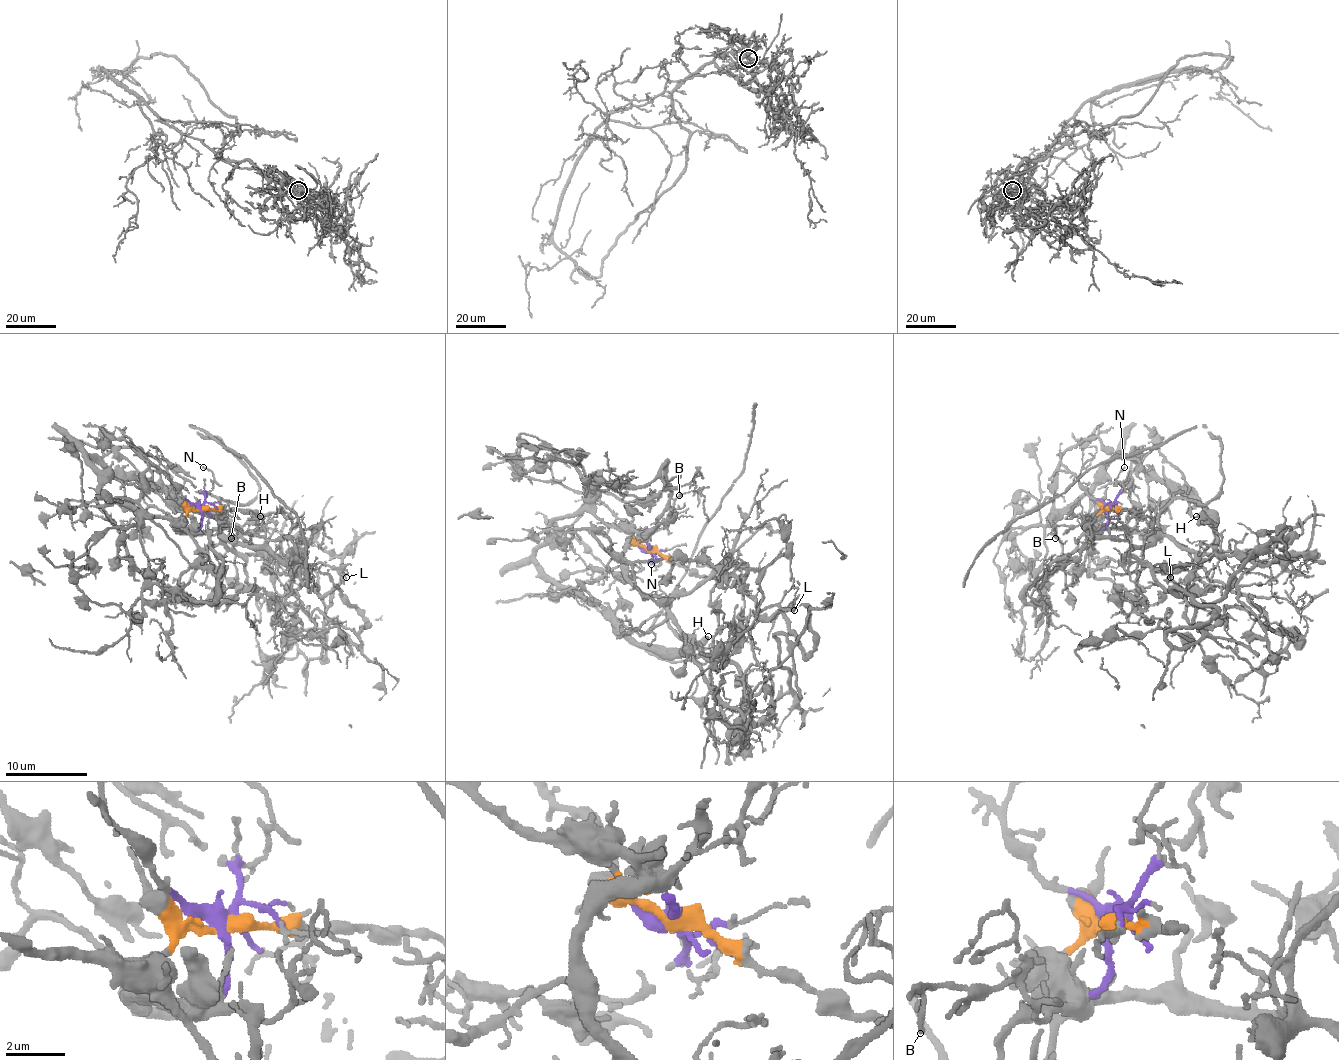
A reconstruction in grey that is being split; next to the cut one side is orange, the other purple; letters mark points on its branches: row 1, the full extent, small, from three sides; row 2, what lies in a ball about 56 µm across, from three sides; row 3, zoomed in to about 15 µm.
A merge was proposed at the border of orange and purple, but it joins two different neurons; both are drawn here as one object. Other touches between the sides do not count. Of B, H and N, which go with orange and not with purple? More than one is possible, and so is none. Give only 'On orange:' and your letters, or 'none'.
On orange: H

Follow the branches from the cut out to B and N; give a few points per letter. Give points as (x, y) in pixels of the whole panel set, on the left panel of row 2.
B: (200, 508), (200, 531), (211, 535), (221, 524), (227, 524), (231, 529), (231, 539)
N: (200, 508), (205, 494), (211, 490), (213, 477), (209, 469), (203, 467)

